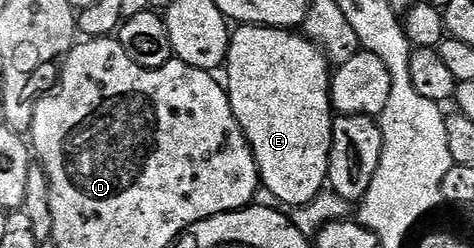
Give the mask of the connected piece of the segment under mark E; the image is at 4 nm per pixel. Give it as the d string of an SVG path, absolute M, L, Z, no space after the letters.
M244 24L236 27L231 33L226 72L227 97L233 106L233 114L255 155L262 187L271 190L283 206L309 203L324 191L331 157L333 72L323 49L314 40L307 39L306 35L295 30Z

